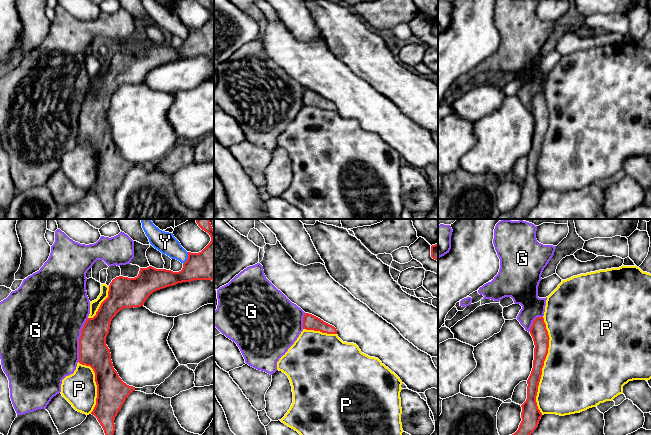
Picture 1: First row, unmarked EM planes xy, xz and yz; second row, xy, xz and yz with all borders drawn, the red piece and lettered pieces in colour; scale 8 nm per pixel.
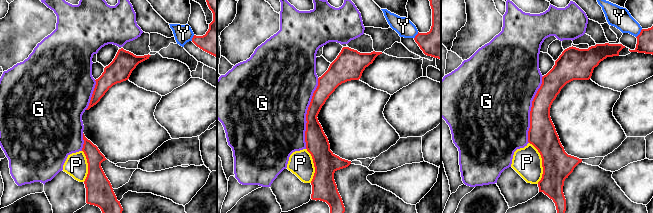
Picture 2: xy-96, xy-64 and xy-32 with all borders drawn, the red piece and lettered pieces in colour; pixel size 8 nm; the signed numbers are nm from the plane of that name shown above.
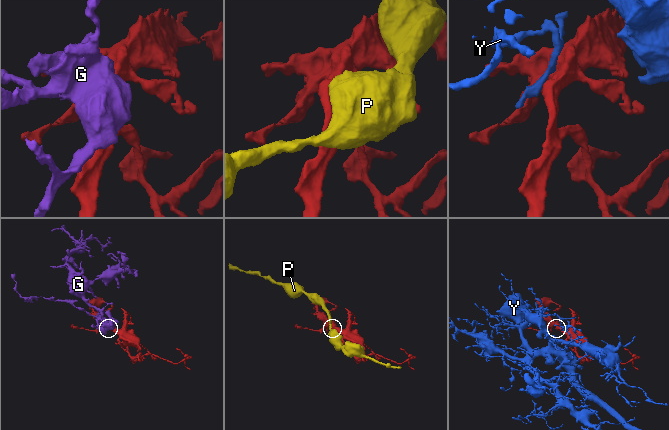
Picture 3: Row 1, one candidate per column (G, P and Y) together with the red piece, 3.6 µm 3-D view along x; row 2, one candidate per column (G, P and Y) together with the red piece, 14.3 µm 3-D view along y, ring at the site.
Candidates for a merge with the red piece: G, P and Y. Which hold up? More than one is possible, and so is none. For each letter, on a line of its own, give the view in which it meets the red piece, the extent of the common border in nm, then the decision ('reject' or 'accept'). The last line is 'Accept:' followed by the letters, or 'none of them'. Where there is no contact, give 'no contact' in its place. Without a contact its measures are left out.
G: xy | 360 nm | accept
P: yz | 800 nm | reject
Y: xy | 110 nm | reject
Accept: G

